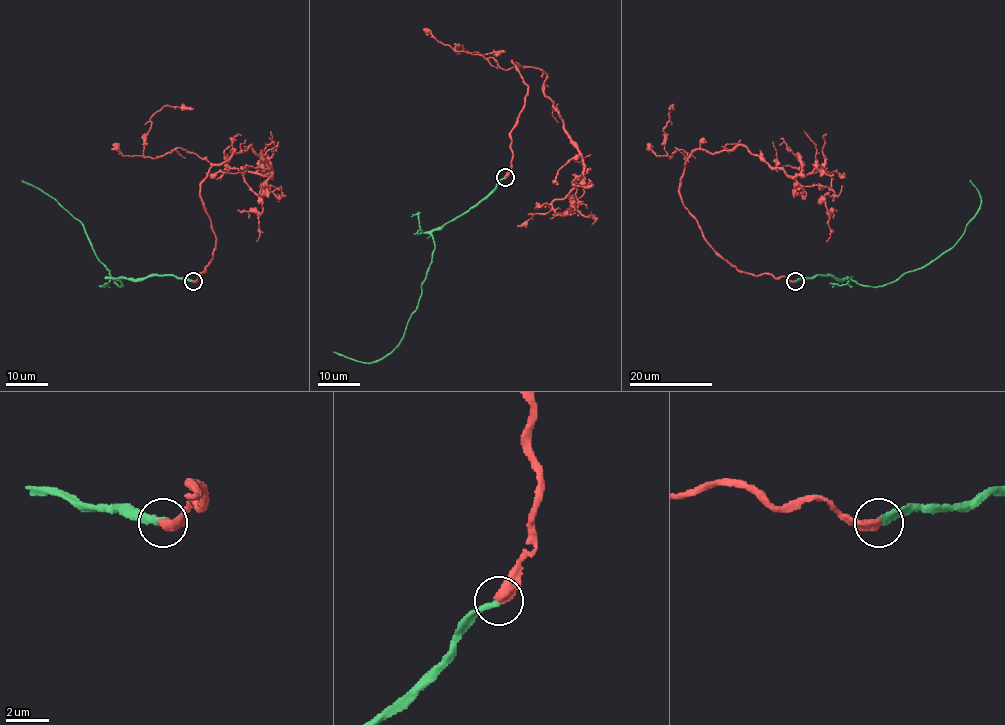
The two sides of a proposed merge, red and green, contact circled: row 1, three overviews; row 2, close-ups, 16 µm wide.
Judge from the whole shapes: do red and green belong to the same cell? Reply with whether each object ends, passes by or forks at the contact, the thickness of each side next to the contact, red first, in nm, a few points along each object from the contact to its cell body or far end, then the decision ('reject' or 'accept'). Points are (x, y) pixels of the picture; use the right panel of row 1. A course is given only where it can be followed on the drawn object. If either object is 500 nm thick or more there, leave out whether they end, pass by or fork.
500/280 nm | red via (795, 281), (747, 274), (711, 246), (679, 193), (686, 159), (743, 145), (790, 176), (824, 170), (826, 242) | green via (795, 281), (830, 275), (882, 286), (922, 269), (948, 251), (976, 214), (979, 193), (970, 180) | accept

